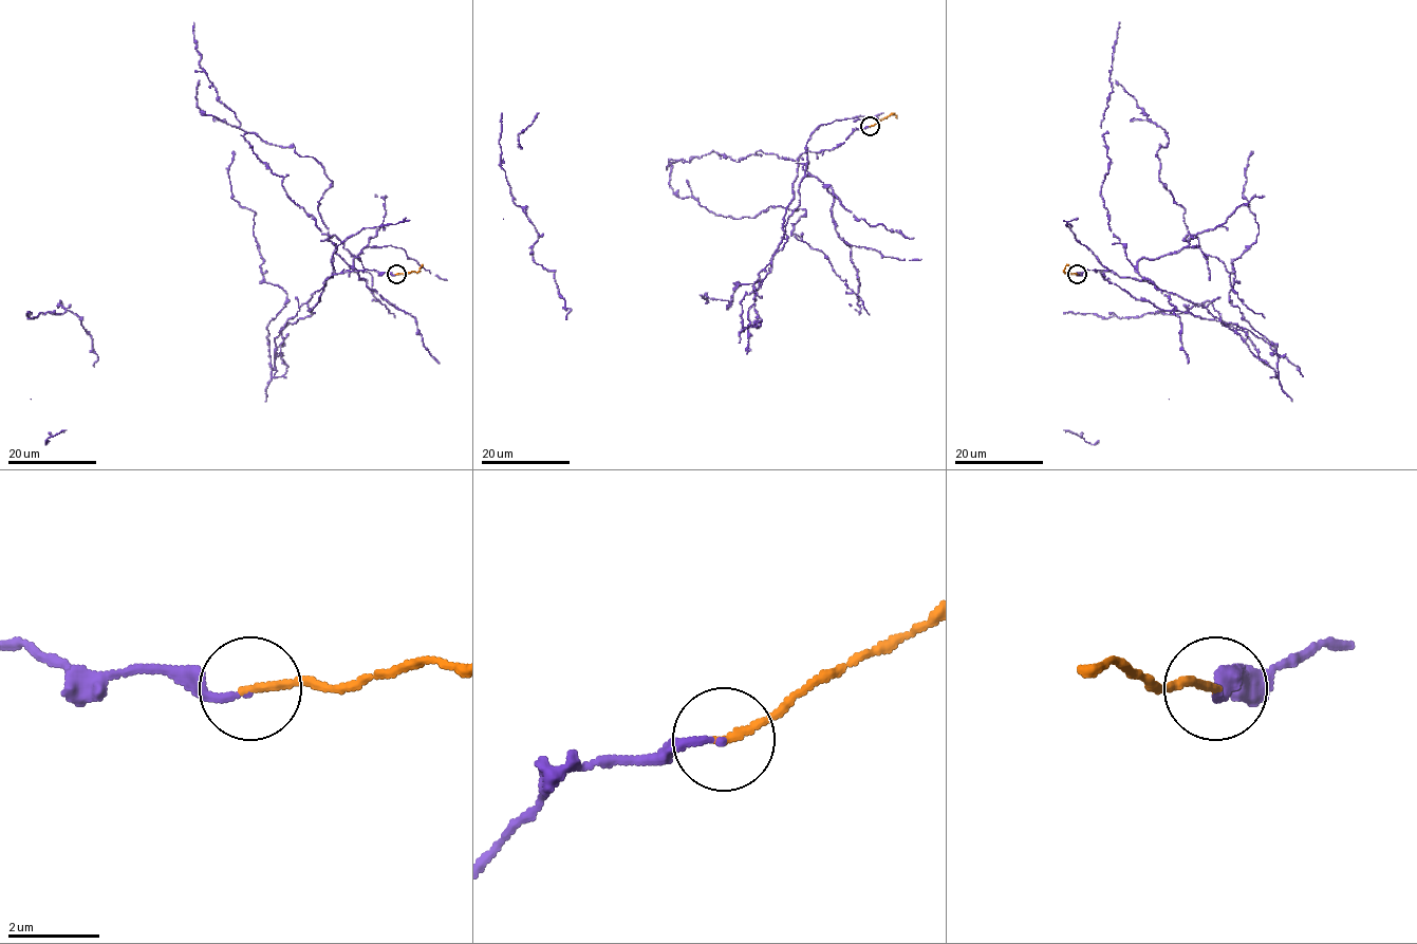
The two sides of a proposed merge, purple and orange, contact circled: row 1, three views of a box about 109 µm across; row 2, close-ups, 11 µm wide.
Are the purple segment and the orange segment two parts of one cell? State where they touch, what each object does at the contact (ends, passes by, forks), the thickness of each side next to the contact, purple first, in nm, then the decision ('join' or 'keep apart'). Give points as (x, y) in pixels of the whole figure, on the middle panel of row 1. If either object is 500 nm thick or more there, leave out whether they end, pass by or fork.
place (870, 126); purple ends; orange ends; calibres 160 and 160 nm; join

